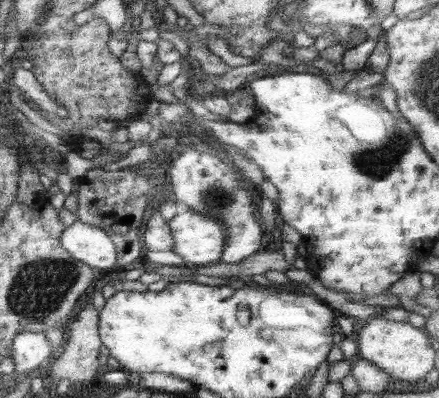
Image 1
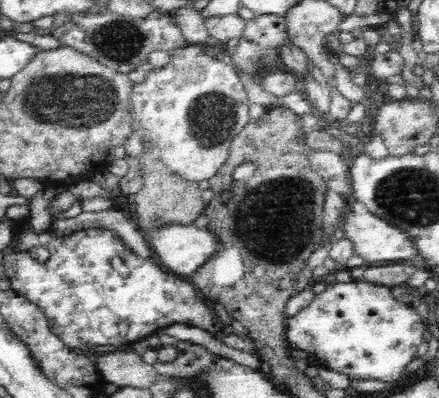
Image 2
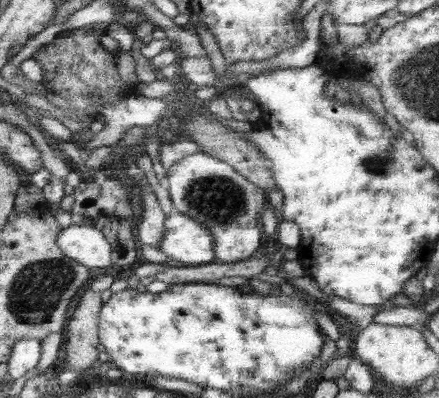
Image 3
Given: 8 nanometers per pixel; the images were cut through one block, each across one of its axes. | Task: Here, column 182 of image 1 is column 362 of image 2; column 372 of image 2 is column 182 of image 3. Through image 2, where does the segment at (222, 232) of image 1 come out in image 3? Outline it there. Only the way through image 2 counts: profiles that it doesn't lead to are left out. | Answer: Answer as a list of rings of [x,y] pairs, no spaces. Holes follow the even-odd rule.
[[[179,212],[169,214],[165,222],[161,252],[171,258],[173,264],[217,264],[215,236],[211,234],[211,228]]]

